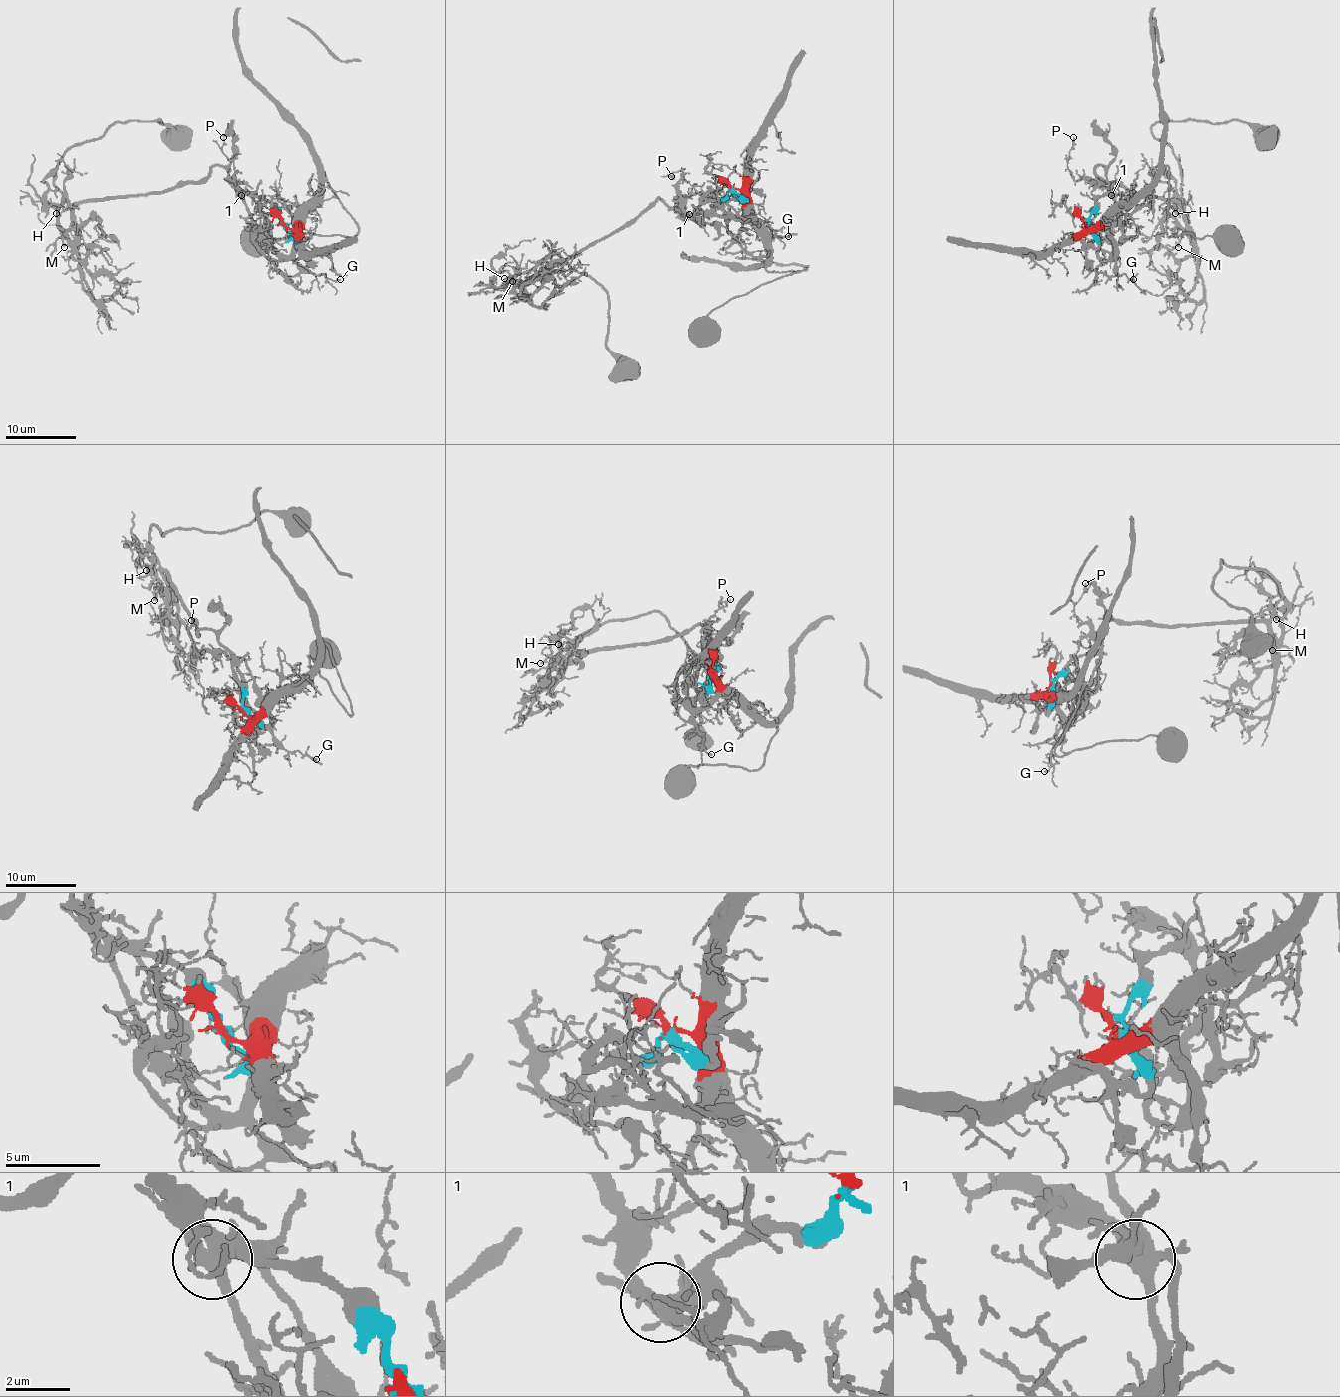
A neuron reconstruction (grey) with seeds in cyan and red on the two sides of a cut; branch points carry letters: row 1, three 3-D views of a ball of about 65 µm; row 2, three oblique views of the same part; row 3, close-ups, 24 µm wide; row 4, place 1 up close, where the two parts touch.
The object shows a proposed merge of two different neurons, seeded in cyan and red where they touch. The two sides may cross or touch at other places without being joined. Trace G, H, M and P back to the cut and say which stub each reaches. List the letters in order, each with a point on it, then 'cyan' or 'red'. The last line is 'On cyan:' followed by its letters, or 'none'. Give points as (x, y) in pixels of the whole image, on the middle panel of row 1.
G: at (788, 236); red
H: at (504, 278); cyan
M: at (512, 281); cyan
P: at (671, 176); red
On cyan: H, M

